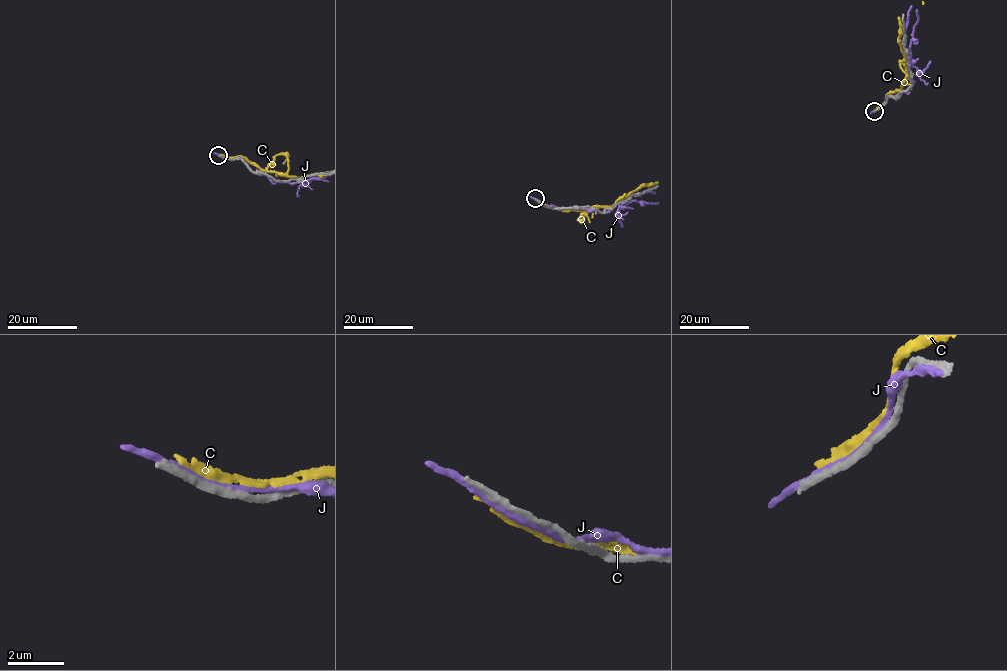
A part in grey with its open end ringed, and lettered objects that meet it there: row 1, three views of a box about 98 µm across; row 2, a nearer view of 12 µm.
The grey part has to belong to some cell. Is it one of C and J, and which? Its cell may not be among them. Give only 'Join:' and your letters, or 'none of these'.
Join: none of these

